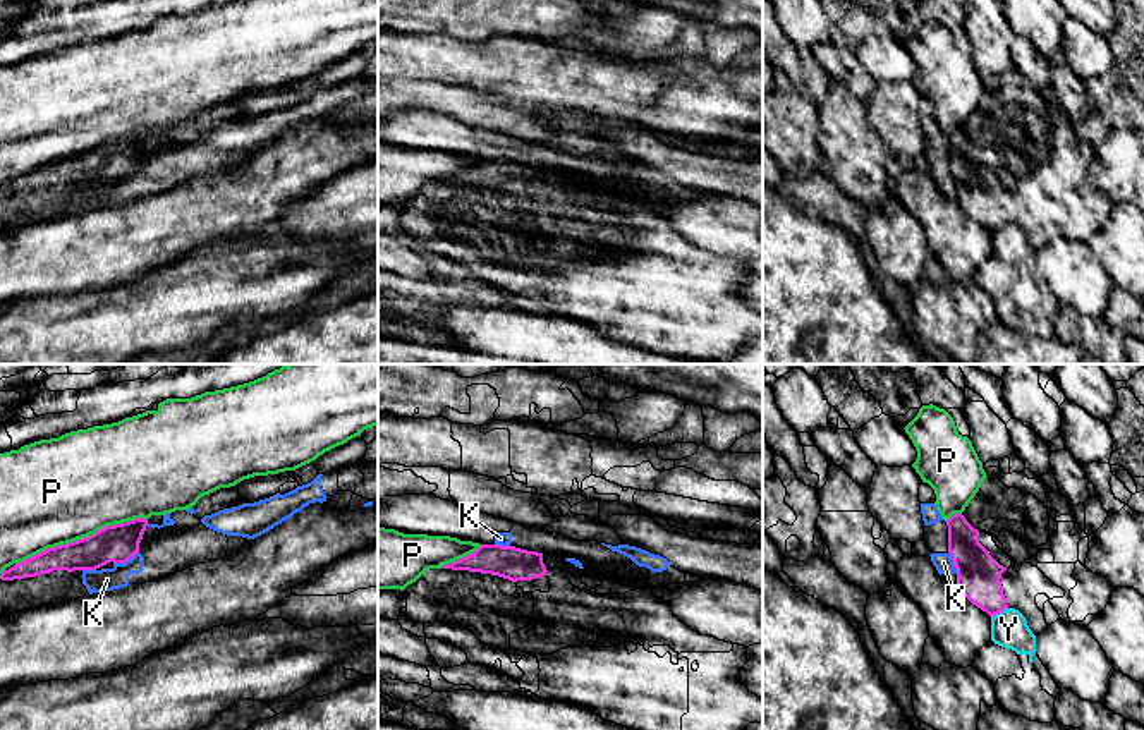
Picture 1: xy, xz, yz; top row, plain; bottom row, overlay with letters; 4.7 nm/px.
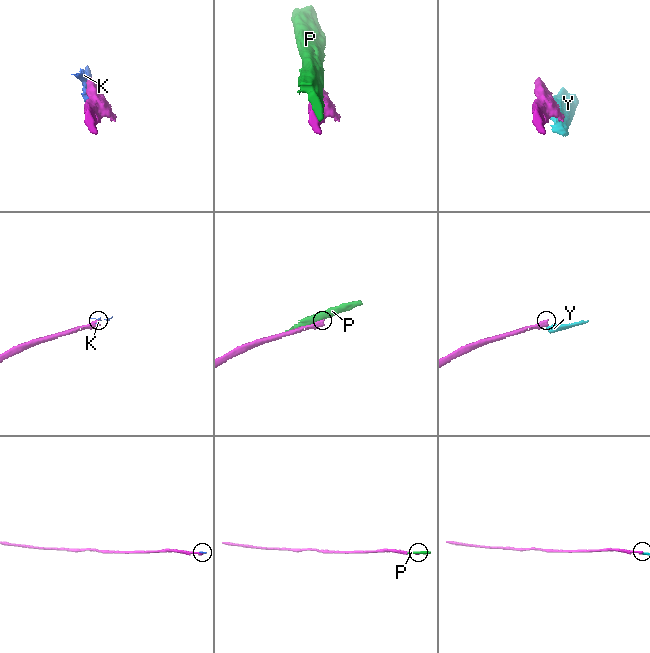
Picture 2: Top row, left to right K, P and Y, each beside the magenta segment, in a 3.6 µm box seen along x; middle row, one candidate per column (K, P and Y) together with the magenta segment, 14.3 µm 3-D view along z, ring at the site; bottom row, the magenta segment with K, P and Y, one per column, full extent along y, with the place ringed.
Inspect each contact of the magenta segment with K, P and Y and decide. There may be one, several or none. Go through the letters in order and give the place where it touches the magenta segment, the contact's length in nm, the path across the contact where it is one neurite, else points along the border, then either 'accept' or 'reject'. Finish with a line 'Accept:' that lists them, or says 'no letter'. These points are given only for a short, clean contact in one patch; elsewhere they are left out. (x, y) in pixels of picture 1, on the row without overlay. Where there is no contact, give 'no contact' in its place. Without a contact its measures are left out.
K: meets magenta in xy at (126, 176); contact 130 nm long; border along xy (138, 167), (124, 177), (114, 179); reject
P: meets magenta in xy at (83, 153); contact 650 nm long; reject
Y: meets magenta in yz at (998, 227); contact 90 nm long; border along yz (1007, 222), (991, 232); reject
Accept: no letter

